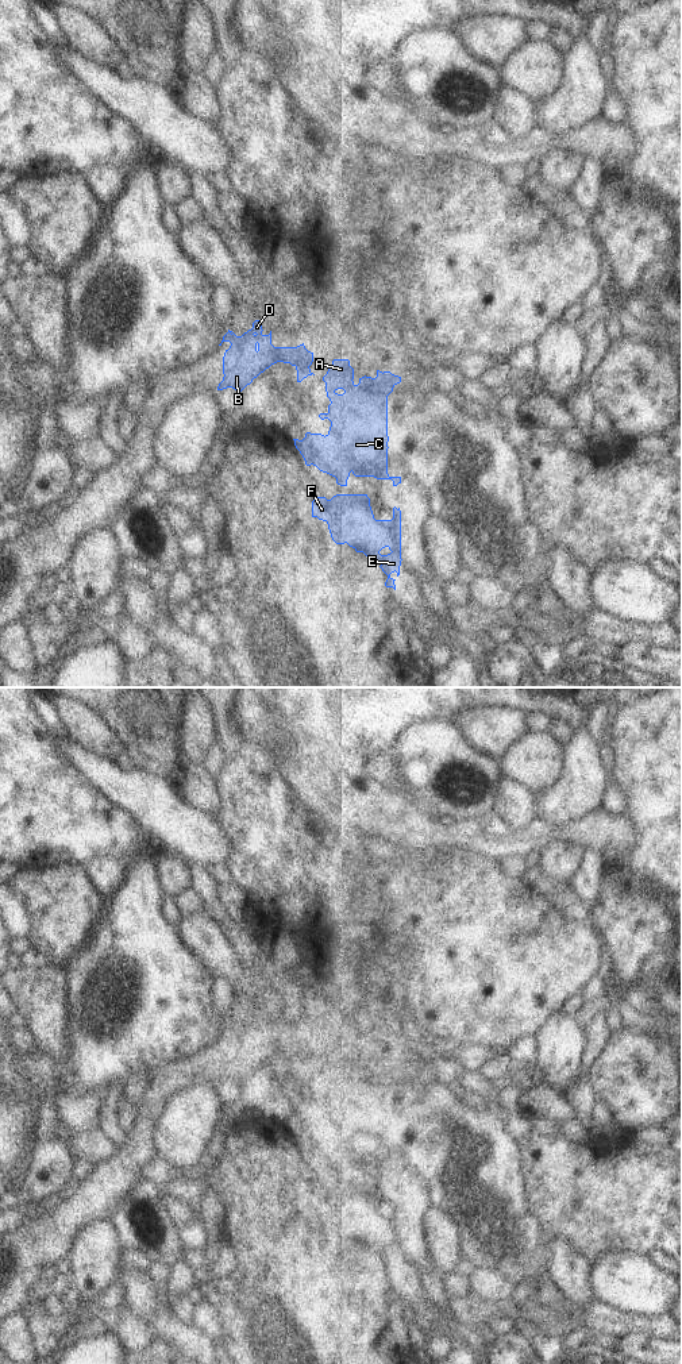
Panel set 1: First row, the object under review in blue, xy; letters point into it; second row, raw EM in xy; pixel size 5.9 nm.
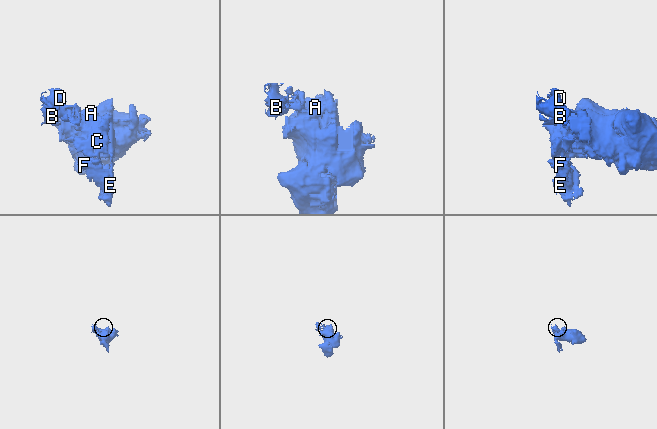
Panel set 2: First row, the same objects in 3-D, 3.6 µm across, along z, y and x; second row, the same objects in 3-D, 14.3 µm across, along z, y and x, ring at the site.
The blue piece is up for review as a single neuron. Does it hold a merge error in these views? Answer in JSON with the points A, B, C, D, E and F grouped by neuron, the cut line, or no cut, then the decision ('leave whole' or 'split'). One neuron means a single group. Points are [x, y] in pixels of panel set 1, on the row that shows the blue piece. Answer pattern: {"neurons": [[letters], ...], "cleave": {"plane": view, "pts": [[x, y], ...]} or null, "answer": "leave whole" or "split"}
{"neurons": [["A", "C", "E", "F"], ["B", "D"]], "cleave": {"plane": "xy", "pts": [[296, 365], [301, 363], [308, 368]]}, "answer": "split"}

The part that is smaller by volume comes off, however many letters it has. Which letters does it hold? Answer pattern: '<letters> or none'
B, D

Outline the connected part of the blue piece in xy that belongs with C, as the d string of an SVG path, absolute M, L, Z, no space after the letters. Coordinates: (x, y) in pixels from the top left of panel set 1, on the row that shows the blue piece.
M334 359L332 366L323 377L327 397L331 404L327 413L320 413L321 420L328 419L331 427L328 434L307 432L303 440L293 439L296 448L303 455L307 466L316 466L320 471L336 478L336 483L347 486L352 473L355 477L374 477L377 479L392 479L393 486L401 483L401 477L388 474L388 396L401 382L401 377L390 371L377 370L377 377L362 377L354 384L354 369L348 359Z

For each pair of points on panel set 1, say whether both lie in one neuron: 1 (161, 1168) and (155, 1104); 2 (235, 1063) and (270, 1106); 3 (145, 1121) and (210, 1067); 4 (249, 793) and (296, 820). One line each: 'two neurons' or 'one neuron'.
1: two neurons
2: two neurons
3: one neuron
4: one neuron

